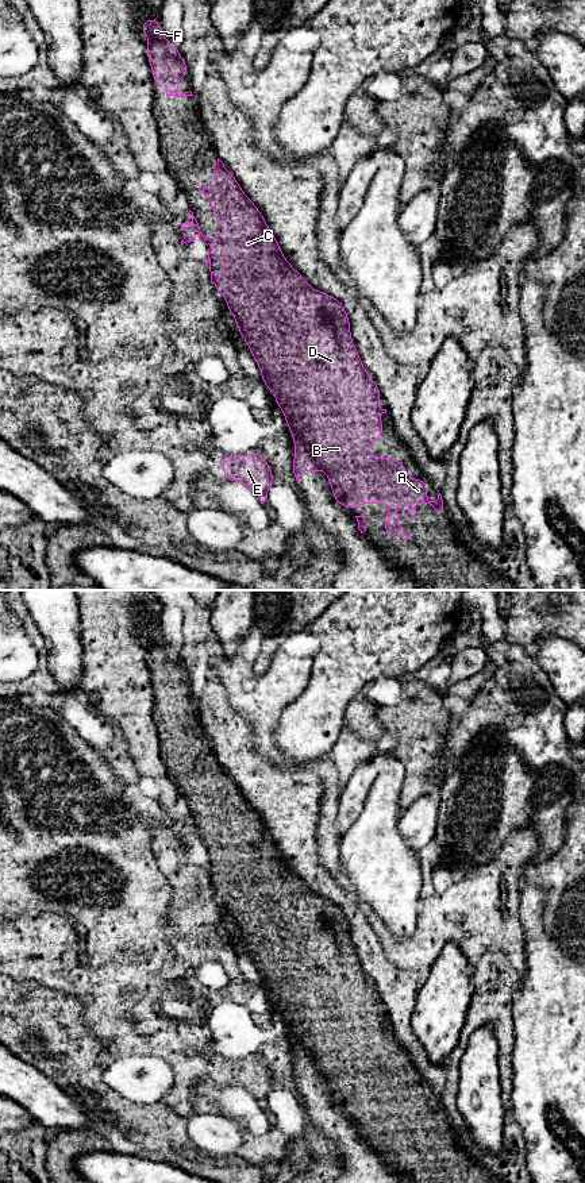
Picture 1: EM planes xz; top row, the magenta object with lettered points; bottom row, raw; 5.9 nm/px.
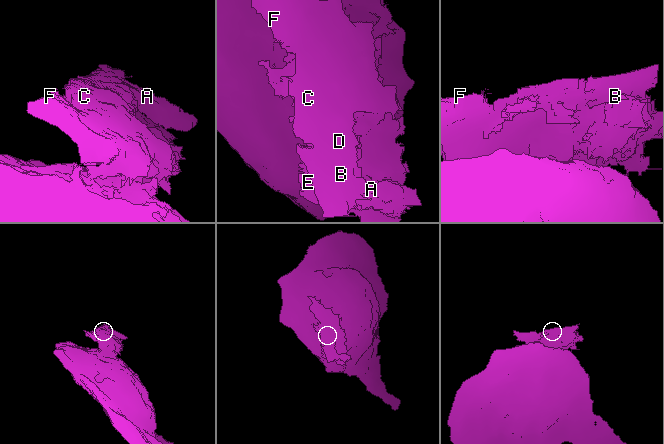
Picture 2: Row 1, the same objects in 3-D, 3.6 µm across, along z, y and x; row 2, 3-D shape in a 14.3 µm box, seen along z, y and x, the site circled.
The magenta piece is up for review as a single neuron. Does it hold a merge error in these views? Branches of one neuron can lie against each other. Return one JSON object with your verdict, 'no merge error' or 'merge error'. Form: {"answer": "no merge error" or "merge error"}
{"answer": "merge error"}

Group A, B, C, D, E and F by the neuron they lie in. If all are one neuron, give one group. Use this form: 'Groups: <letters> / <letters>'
Groups: A B D / C E F

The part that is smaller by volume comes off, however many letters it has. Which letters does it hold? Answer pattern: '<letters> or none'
A, B, D

